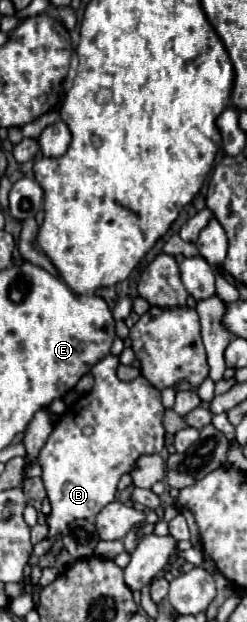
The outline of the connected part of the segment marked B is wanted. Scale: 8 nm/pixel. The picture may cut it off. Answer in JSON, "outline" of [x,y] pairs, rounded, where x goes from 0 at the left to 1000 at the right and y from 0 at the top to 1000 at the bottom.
{"outline":[[[433,572],[401,585],[377,588],[385,621],[368,630],[336,633],[215,685],[215,695],[198,698],[190,714],[166,720],[158,730],[158,749],[174,756],[174,778],[190,788],[190,801],[206,807],[206,826],[190,830],[198,842],[198,862],[166,868],[142,878],[142,891],[190,891],[215,875],[215,862],[239,859],[255,849],[271,849],[279,839],[320,833],[377,833],[409,817],[425,817],[441,807],[466,804],[474,775],[498,762],[522,762],[538,756],[538,746],[571,733],[644,730],[660,723],[660,650],[652,650],[652,630],[619,624],[579,605],[555,605],[530,614],[490,614],[466,601],[482,585],[482,576]]]}

